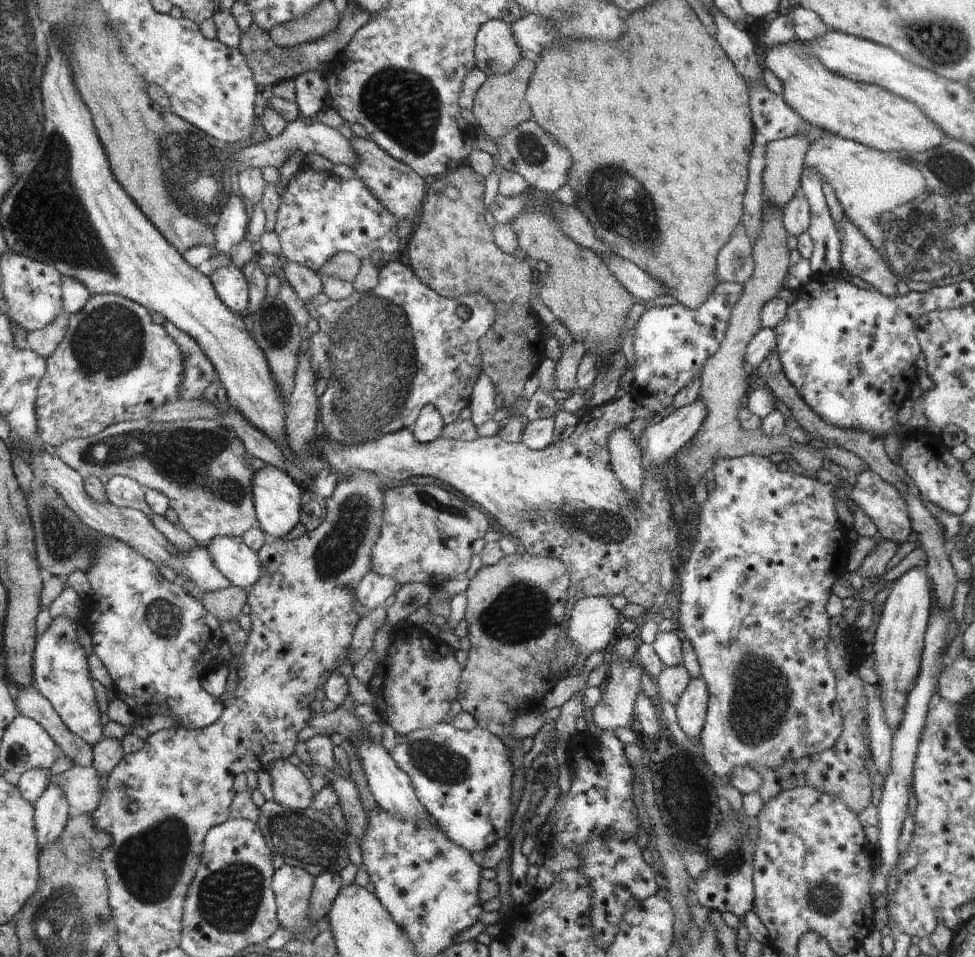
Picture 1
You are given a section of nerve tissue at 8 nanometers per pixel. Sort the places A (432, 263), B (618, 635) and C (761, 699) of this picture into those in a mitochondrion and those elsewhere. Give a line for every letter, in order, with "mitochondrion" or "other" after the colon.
A: other
B: other
C: mitochondrion

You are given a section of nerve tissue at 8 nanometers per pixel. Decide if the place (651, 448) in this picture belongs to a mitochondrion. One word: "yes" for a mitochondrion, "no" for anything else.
no

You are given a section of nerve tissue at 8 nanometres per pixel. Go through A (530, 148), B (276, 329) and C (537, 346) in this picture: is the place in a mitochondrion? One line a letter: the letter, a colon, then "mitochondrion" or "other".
A: mitochondrion
B: mitochondrion
C: other

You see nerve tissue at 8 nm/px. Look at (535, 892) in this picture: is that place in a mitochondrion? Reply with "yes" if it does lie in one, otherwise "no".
no

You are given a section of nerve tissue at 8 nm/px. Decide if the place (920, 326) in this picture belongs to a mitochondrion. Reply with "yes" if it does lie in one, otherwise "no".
no

